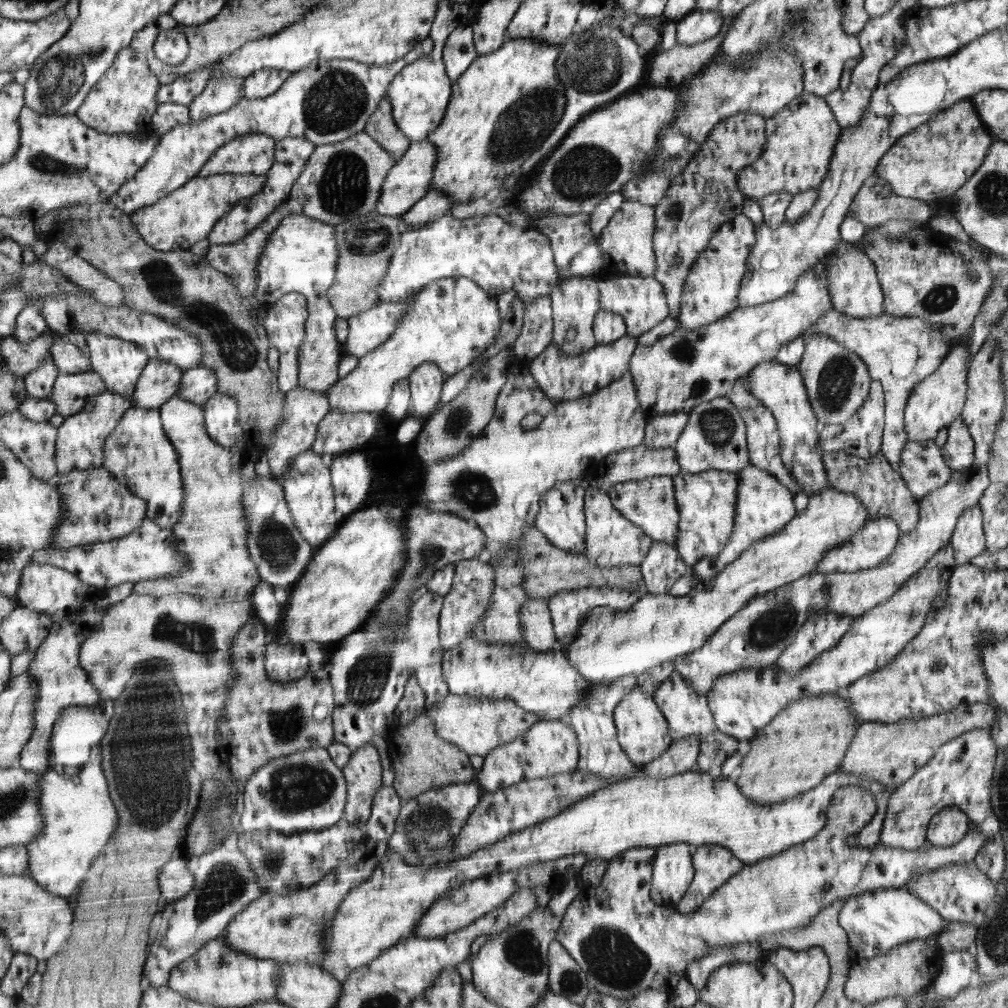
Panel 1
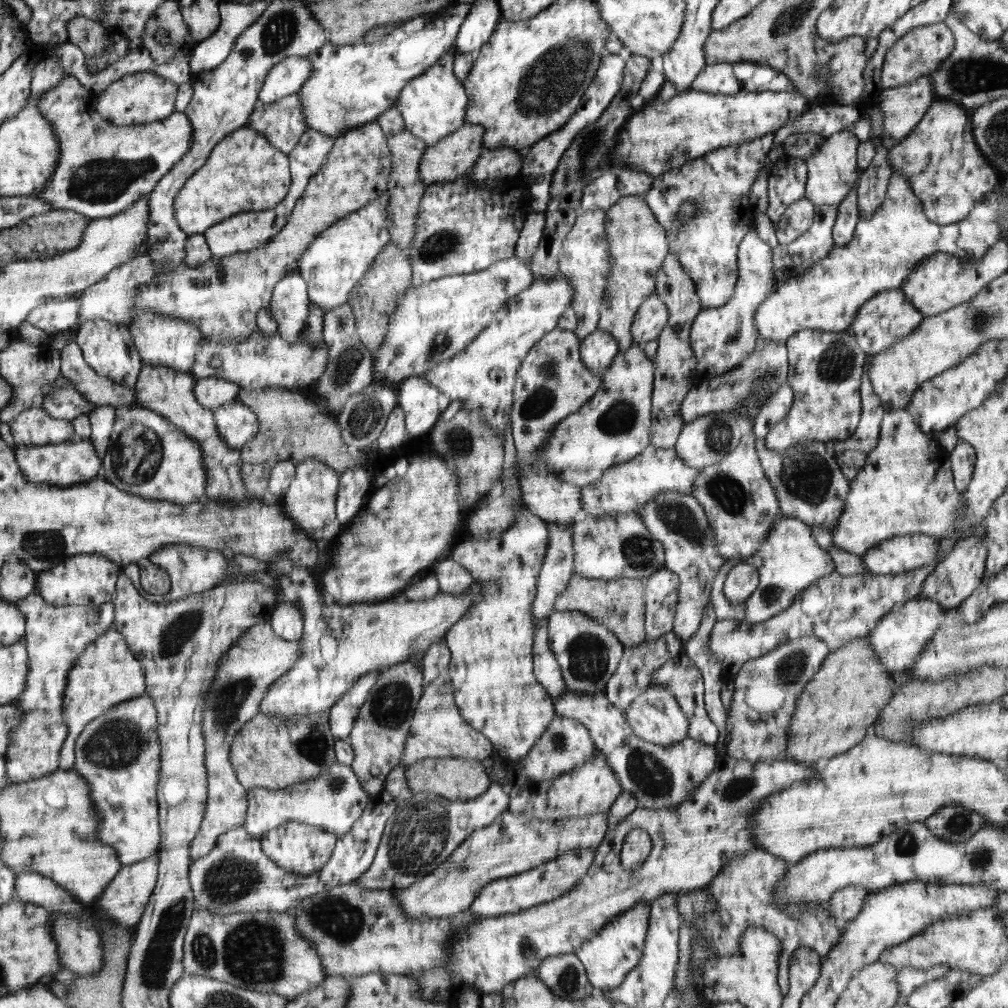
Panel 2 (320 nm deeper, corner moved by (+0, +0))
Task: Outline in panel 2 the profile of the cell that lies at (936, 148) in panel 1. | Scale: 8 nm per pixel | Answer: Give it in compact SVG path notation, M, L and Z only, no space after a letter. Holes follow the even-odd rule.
M933 100L913 130L887 151L893 173L901 173L930 222L949 225L969 214L1000 176L988 165L972 137L969 112L950 101Z

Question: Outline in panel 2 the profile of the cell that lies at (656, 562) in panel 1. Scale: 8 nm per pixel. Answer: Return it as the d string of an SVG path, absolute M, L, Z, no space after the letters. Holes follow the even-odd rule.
M664 566L643 581L644 636L647 640L672 630L679 579Z

